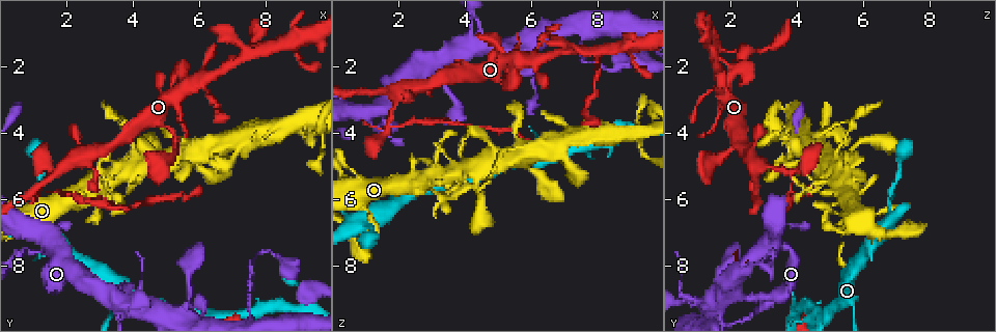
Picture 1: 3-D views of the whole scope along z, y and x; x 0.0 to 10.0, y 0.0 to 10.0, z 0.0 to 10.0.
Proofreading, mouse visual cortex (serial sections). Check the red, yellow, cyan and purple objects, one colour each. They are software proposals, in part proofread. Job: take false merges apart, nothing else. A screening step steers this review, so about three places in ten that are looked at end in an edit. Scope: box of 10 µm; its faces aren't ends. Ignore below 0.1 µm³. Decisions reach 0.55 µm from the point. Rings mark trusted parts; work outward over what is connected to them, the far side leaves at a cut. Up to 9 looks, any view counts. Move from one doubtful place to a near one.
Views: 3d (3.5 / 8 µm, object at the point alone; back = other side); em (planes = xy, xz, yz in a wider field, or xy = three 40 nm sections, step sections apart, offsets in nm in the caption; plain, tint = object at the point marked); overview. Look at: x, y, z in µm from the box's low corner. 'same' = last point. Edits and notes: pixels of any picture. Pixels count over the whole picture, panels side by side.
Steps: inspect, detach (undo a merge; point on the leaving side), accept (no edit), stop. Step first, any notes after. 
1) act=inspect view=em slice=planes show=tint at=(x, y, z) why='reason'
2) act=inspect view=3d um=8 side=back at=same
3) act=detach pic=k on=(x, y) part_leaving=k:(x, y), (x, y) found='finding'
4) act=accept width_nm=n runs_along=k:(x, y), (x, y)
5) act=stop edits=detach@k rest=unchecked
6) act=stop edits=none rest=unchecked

act=inspect view=3d um=8 side=back at=(1.70, 5.25, 3.85) why='a fork'

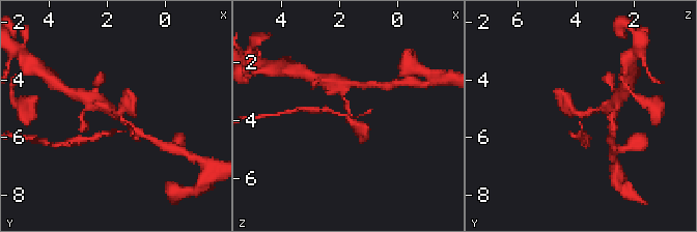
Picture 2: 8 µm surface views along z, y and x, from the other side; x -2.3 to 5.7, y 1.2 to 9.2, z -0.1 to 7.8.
act=inspect view=3d um=3.5 at=same

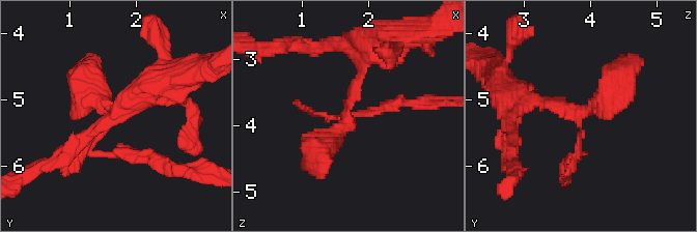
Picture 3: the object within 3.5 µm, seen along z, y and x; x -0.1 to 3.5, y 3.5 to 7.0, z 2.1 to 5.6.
act=inspect view=em slice=xy step=3 show=tint at=(1.70, 5.25, 3.80) why='shape alone is not enough'

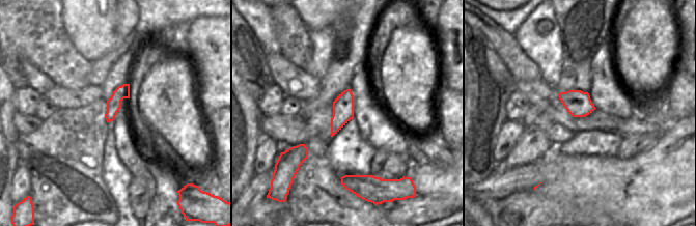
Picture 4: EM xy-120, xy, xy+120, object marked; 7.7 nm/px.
act=detach pic=3 on=(128, 152) part_leaving=3:(93, 141), (96, 151), (183, 170) found='a second cell is stuck on'

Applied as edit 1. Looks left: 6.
act=inspect view=overview

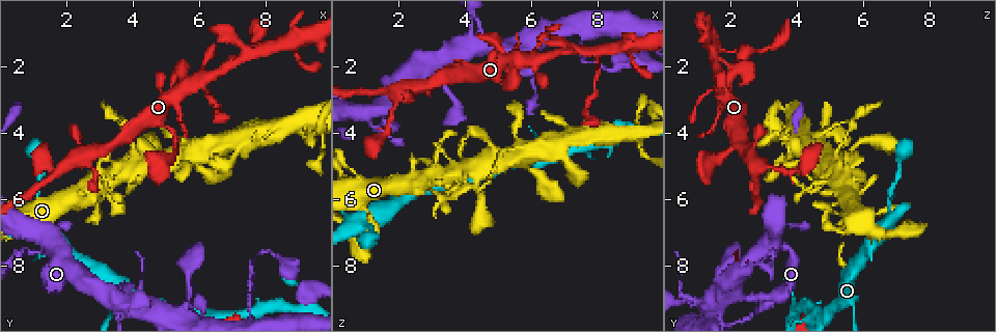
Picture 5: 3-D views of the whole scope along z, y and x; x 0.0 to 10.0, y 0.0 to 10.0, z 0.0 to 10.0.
act=inspect view=3d um=3.5 at=(1.45, 7.30, 3.30) why='abrupt turn'

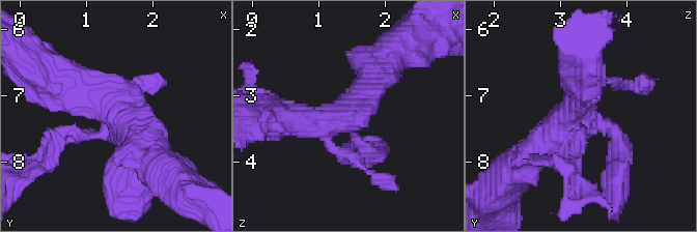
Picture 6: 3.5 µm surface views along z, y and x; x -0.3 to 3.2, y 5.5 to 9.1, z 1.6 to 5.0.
act=inspect view=em slice=xy step=2 show=tint at=(1.45, 7.25, 3.25)

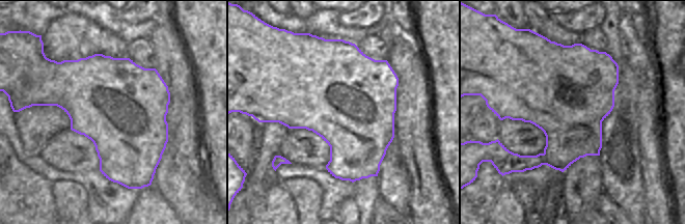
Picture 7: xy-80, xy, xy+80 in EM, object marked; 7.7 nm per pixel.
act=inspect view=em slice=xy step=5 show=tint at=same why='another direction'

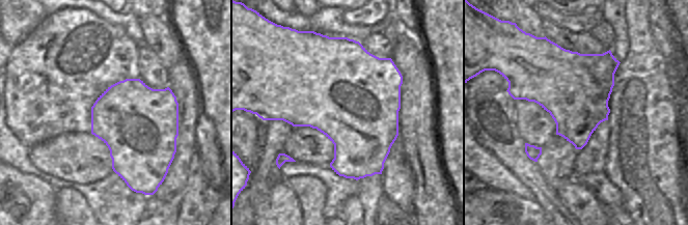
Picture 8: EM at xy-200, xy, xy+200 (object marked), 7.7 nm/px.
act=detach pic=6 on=(61, 132) found='a second cell is stuck on'

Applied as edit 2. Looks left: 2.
act=inspect view=3d um=3.5 side=back at=(8.00, 1.50, 1.65) why='side arm on a straight run'

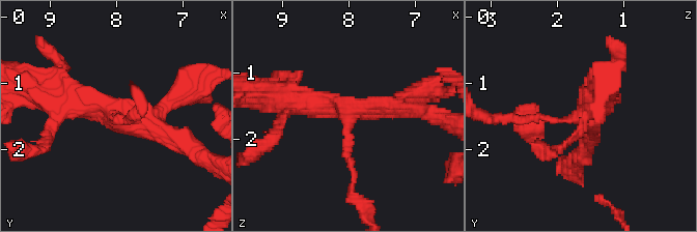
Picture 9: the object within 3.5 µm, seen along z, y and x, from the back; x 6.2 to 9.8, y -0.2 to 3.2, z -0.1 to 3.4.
act=inspect view=em slice=xy step=5 show=tint at=same

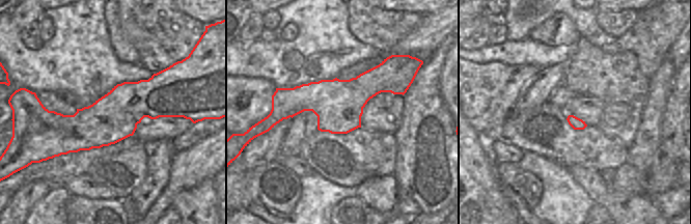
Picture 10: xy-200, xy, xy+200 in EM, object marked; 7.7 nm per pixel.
act=accept runs_along=10:(405, 86), (274, 106) found='continuous, no second cell'

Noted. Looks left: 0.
act=stop edits=detach@3,detach@6 rest=unchecked

